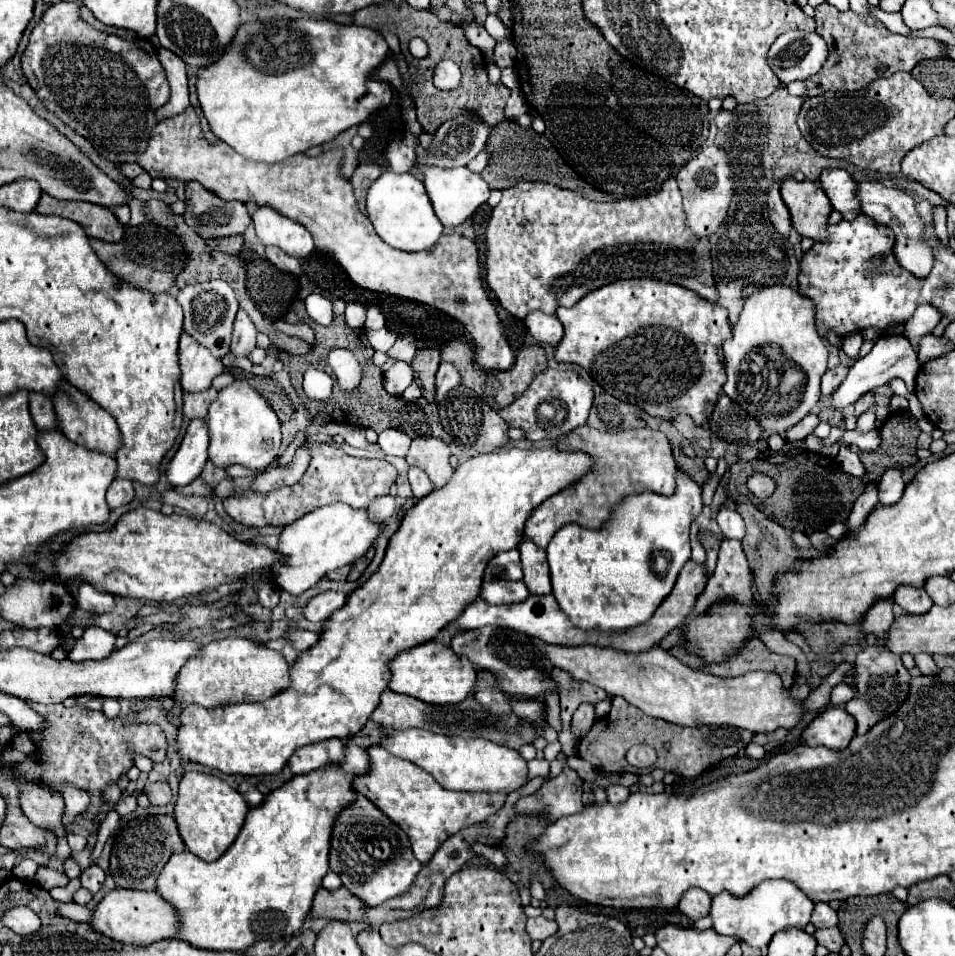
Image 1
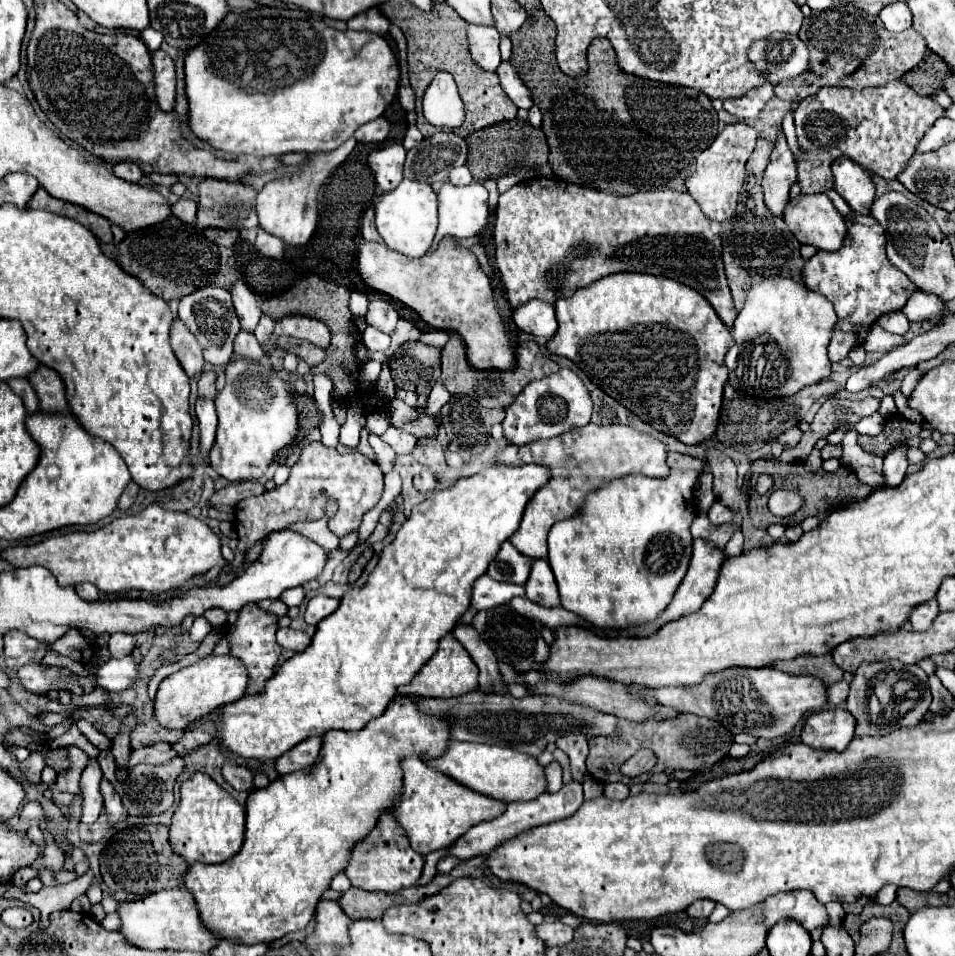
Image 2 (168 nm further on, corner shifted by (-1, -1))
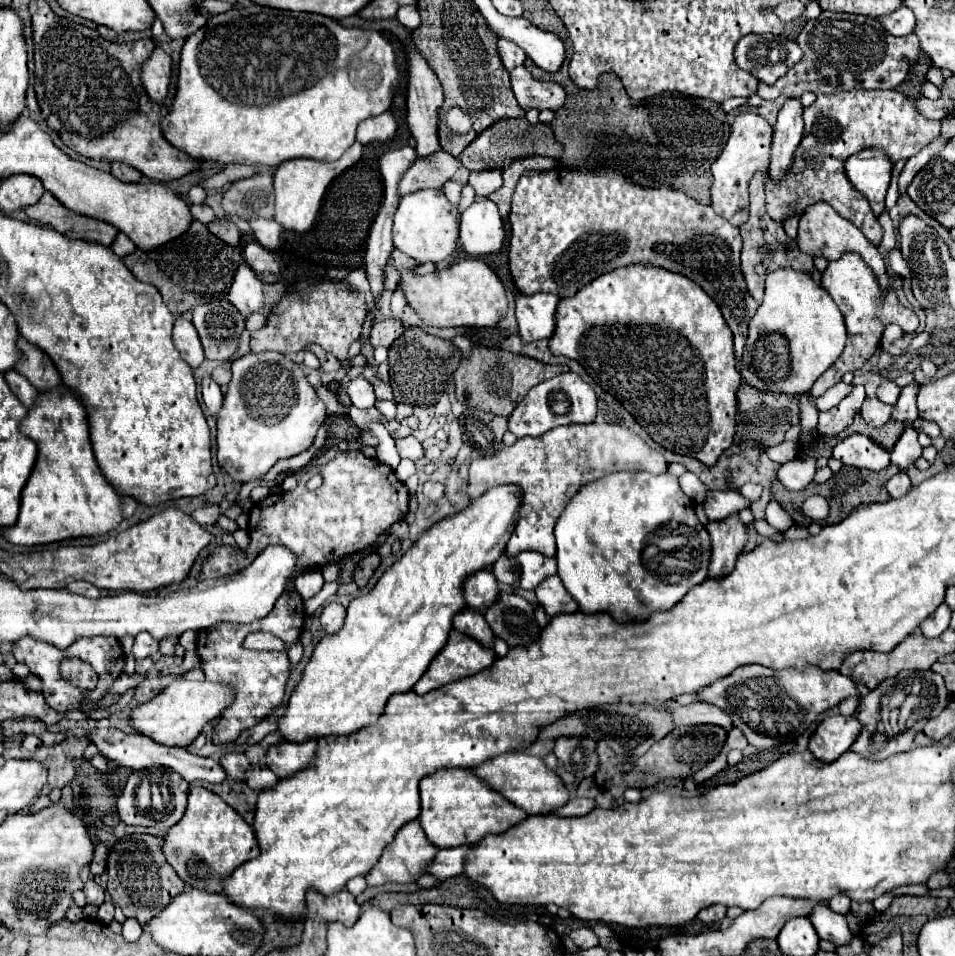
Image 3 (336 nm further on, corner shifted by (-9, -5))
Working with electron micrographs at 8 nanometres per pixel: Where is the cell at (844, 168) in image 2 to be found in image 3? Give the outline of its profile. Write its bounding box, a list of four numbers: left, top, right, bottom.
[845,148,893,216]

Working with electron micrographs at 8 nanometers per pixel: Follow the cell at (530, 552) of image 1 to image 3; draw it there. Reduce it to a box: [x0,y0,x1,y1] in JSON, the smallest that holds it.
[537,576,577,616]

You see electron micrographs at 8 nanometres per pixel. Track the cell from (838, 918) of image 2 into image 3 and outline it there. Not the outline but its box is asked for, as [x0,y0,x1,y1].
[829,894,851,914]

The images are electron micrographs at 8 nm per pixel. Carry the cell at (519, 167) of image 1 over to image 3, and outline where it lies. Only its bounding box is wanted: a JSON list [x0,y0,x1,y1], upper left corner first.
[459,118,561,172]

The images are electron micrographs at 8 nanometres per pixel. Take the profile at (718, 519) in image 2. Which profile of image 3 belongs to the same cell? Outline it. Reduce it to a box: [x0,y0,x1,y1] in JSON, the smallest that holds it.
[703,490,749,520]

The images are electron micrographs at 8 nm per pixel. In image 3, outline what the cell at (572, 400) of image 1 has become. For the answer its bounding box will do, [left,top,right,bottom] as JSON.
[509,372,597,438]

